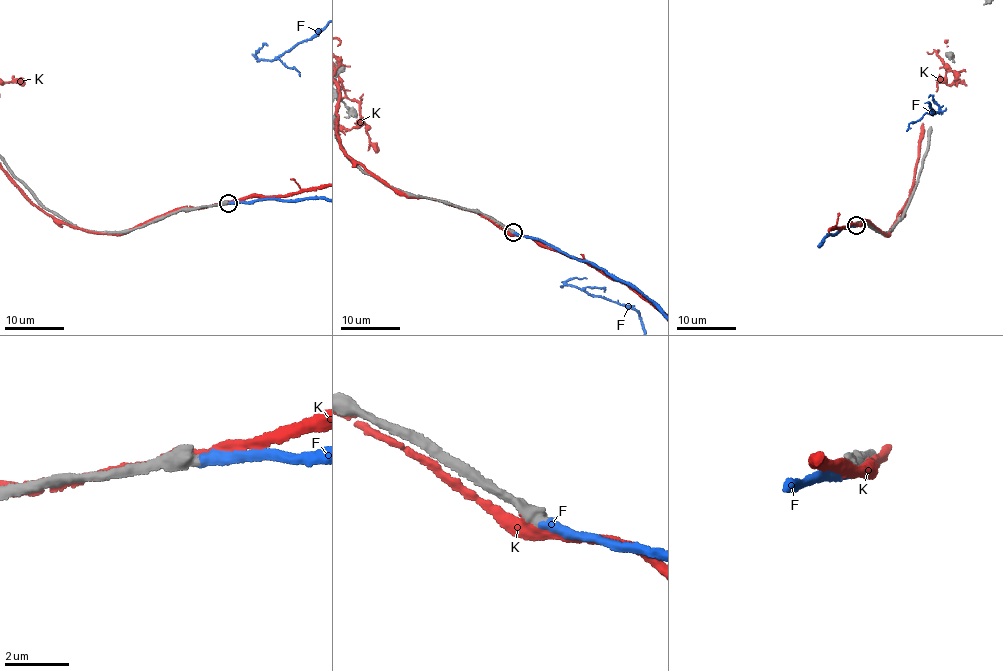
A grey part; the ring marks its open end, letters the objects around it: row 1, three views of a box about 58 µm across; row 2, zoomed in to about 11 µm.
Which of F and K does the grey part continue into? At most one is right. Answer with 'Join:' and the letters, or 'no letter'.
Join: F

